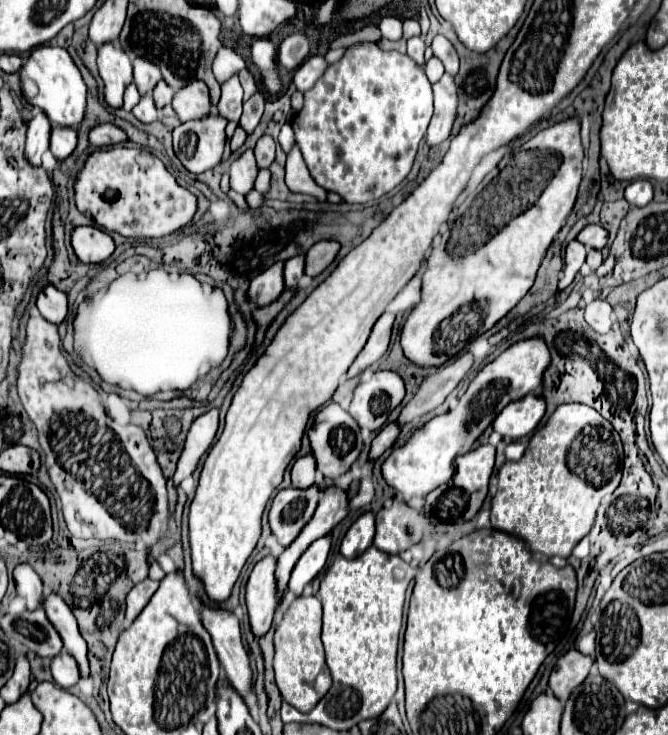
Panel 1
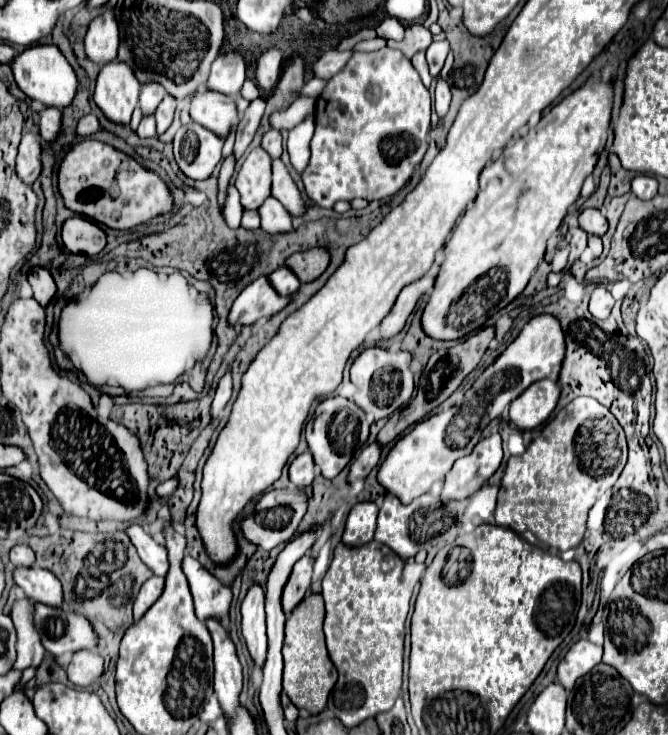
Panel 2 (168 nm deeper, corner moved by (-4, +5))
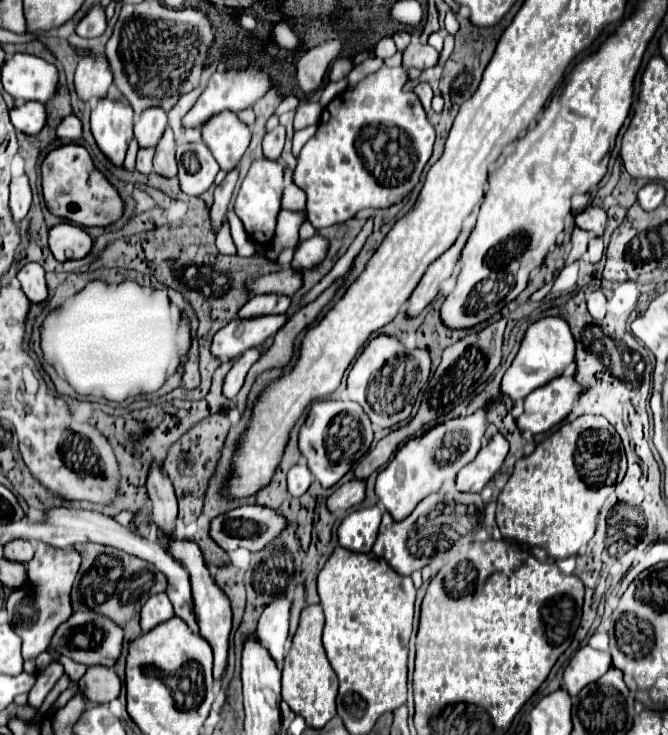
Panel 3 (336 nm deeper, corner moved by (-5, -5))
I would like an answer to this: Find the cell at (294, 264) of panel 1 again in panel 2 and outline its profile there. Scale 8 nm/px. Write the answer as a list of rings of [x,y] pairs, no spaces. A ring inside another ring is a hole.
[[[286,266],[278,268],[276,272],[272,272],[268,276],[268,282],[280,296],[290,296],[300,288],[300,282],[296,280],[296,276],[292,276],[292,272],[288,272]]]

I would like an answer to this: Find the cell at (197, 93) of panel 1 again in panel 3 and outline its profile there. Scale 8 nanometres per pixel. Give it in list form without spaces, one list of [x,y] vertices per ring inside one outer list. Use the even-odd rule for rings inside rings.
[[[221,112],[209,118],[209,122],[201,126],[201,134],[221,170],[235,168],[251,142],[251,128],[233,112]]]

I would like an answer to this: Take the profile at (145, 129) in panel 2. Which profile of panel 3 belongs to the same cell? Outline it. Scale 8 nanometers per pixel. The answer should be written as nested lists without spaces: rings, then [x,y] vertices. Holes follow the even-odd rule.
[[[141,148],[139,154],[137,154],[137,170],[143,172],[143,174],[149,174],[153,168],[151,168],[151,158],[153,158],[153,148]]]

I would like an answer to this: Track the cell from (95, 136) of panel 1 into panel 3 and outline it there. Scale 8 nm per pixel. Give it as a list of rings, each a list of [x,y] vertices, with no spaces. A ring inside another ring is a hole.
[[[69,116],[65,118],[59,128],[57,128],[57,136],[59,138],[67,138],[67,140],[79,140],[83,134],[83,126],[81,126],[81,120],[77,116]]]

